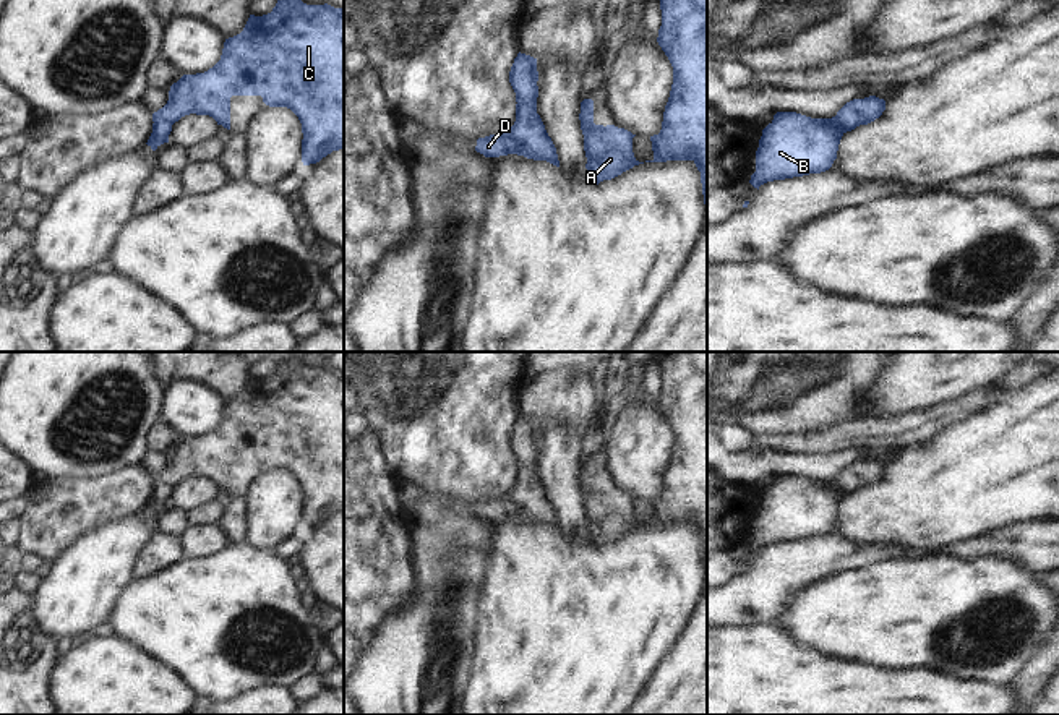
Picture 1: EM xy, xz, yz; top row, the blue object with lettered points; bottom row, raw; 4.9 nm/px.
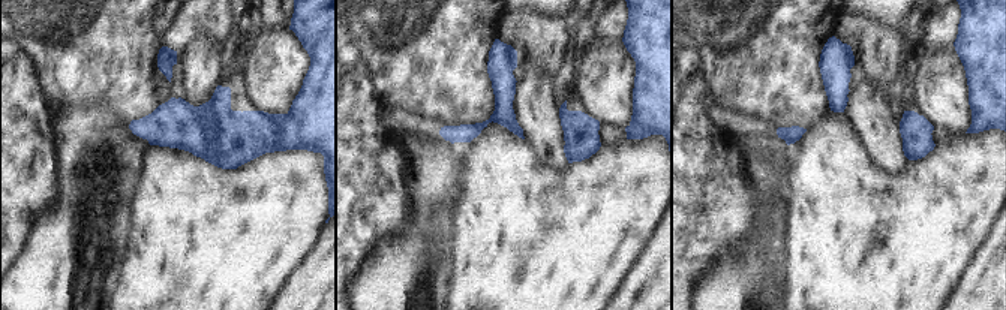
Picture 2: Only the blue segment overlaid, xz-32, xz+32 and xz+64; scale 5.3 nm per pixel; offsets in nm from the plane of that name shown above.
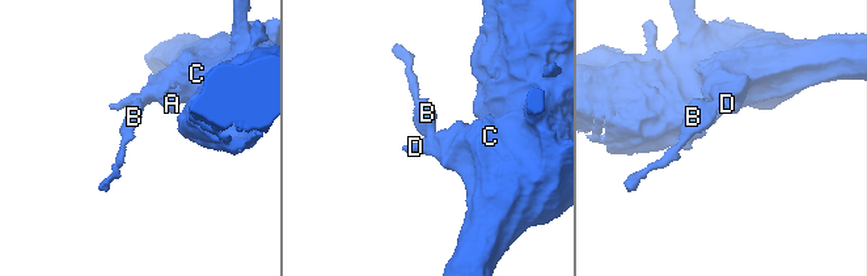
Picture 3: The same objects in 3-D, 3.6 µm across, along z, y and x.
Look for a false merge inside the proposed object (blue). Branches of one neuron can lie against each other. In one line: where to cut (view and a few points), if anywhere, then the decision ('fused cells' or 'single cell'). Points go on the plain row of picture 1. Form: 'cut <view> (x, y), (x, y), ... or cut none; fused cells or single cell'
cut none; single cell

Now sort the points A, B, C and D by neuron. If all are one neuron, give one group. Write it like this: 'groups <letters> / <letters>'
groups A B C D

